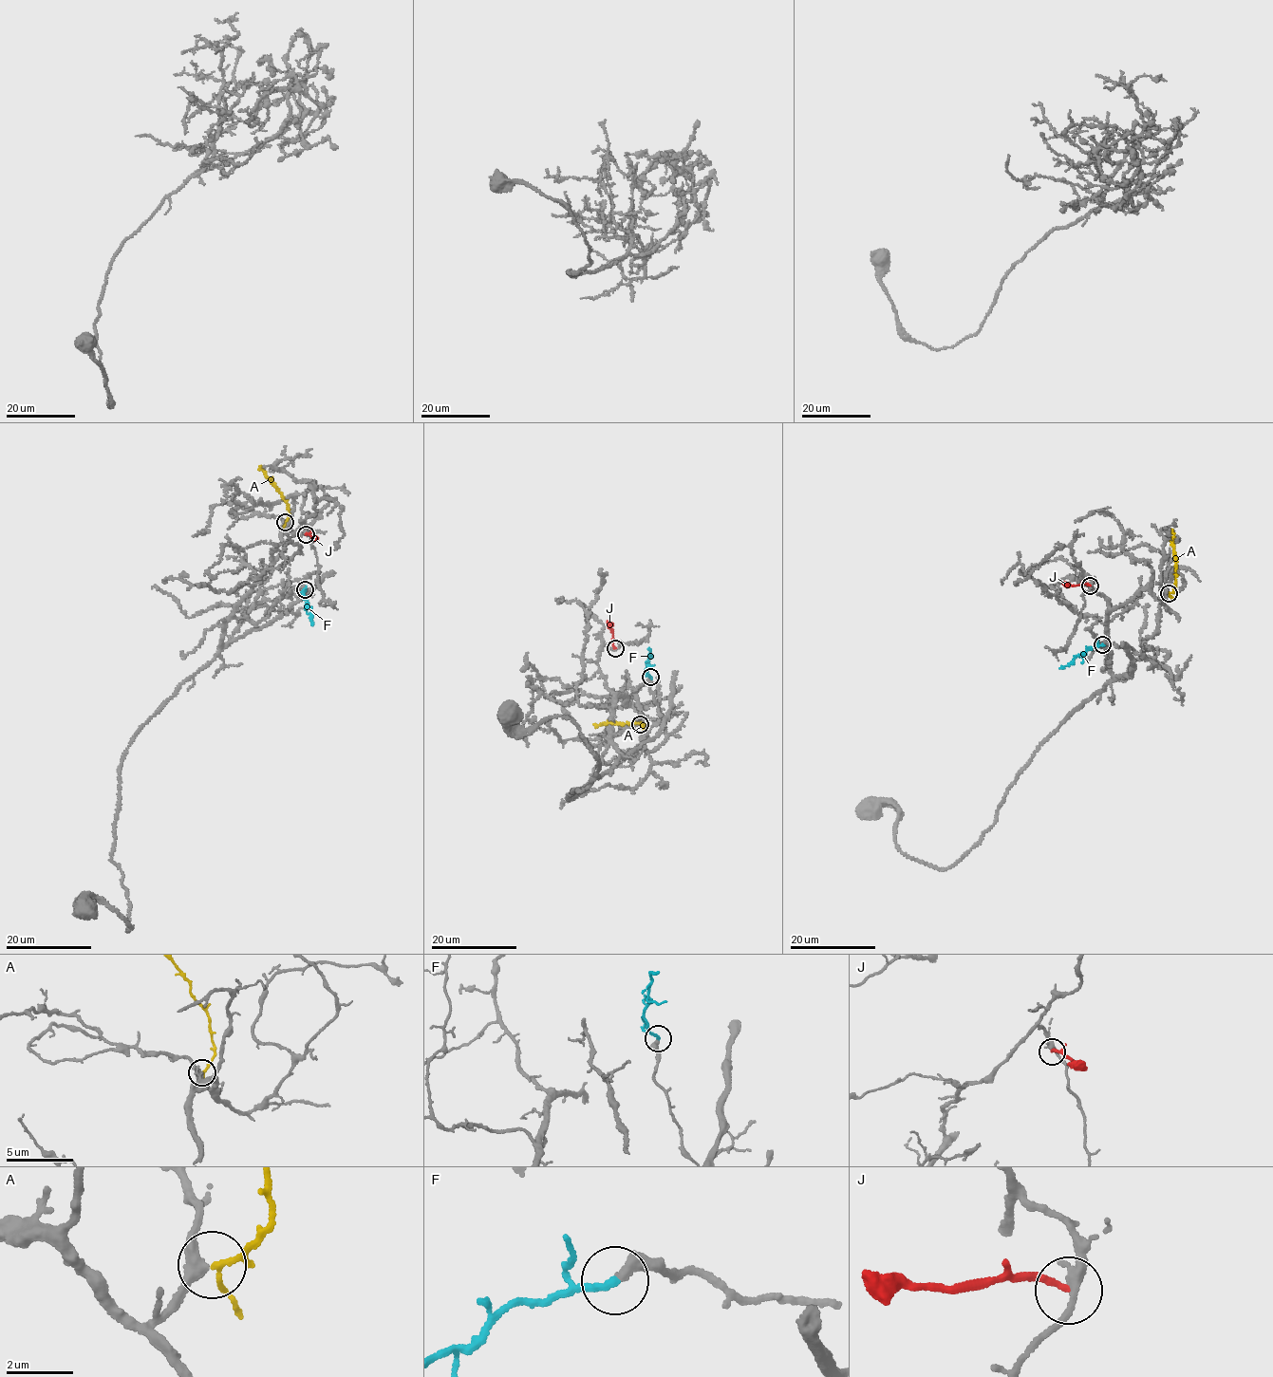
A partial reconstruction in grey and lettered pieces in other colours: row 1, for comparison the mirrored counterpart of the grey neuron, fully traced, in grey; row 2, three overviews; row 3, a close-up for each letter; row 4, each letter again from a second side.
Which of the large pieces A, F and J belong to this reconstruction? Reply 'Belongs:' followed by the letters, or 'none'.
Belongs: A, F

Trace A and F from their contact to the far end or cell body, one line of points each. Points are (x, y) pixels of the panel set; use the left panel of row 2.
A: (285, 522), (289, 515), (287, 501), (260, 466)
F: (305, 589), (311, 625)

